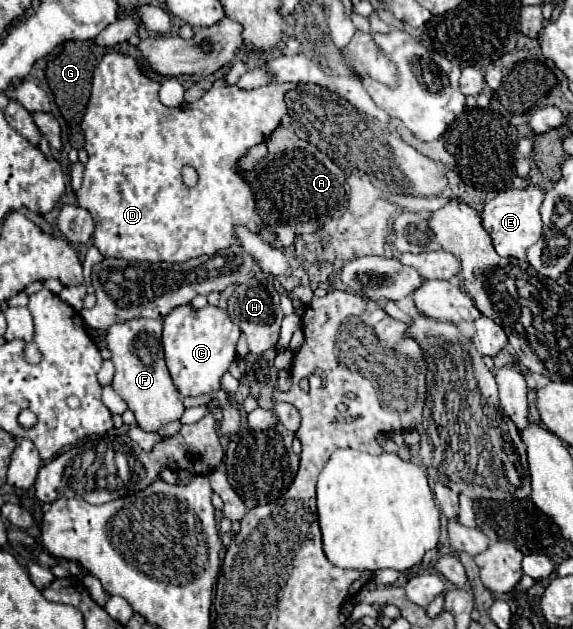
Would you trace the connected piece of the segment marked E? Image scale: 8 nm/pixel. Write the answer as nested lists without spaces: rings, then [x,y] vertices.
[[[528,184],[526,188],[508,188],[498,192],[494,198],[486,200],[480,210],[480,220],[484,230],[490,234],[494,250],[500,256],[526,258],[526,250],[536,244],[542,236],[542,220],[540,206],[544,202],[544,188],[540,184]]]

